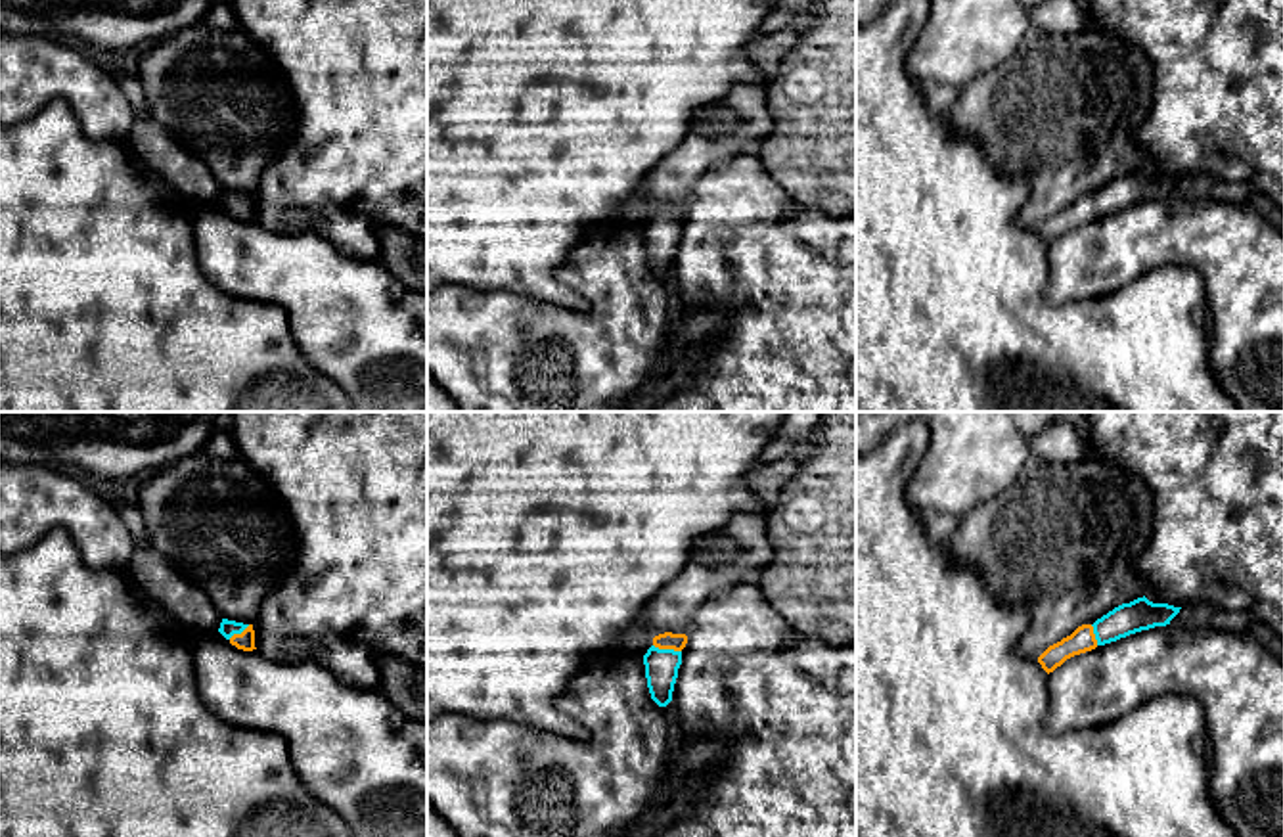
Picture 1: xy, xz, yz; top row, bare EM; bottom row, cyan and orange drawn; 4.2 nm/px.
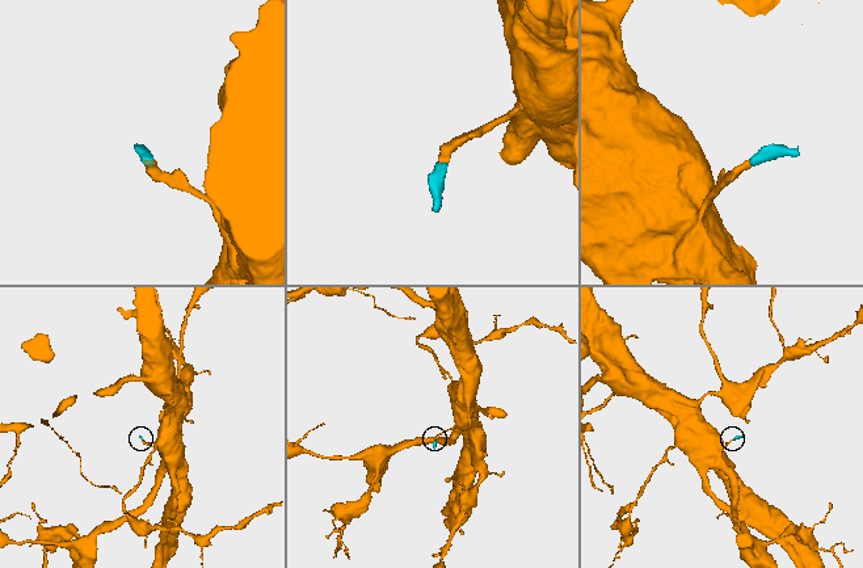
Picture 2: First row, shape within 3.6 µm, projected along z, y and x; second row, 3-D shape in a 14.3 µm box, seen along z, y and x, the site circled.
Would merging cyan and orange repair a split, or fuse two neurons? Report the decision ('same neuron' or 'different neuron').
same neuron

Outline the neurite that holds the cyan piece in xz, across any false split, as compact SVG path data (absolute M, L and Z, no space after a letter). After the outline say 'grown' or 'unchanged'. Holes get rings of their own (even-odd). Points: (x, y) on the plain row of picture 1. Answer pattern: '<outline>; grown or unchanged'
M664 203L653 209L653 216L643 226L647 259L659 278L666 278L672 272L686 215L686 205Z; grown

